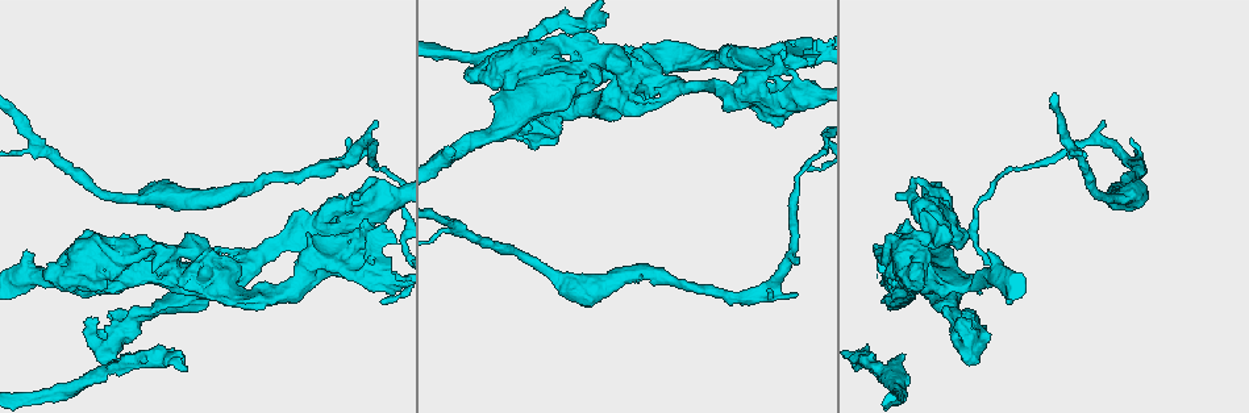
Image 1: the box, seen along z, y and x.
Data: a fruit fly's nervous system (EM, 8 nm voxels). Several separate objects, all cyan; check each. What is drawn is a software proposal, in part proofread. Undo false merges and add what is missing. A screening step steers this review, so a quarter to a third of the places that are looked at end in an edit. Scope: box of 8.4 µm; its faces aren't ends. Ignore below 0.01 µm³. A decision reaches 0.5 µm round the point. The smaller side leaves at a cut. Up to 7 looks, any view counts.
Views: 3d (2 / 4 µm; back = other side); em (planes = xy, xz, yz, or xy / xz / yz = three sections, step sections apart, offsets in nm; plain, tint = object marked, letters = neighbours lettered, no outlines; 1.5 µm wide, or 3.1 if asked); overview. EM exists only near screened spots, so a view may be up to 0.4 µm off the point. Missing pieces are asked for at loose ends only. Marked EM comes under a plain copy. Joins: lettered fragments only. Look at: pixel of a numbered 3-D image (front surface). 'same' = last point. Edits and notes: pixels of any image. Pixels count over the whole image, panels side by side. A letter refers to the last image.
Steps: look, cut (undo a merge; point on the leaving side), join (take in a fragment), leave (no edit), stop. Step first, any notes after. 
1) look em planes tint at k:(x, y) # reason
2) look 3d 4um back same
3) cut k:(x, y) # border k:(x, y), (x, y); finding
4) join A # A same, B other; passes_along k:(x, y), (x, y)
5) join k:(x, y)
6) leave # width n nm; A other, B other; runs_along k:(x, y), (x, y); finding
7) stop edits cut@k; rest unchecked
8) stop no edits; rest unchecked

look em xy step 8 tint at 1:(445, 149) # branch stops here

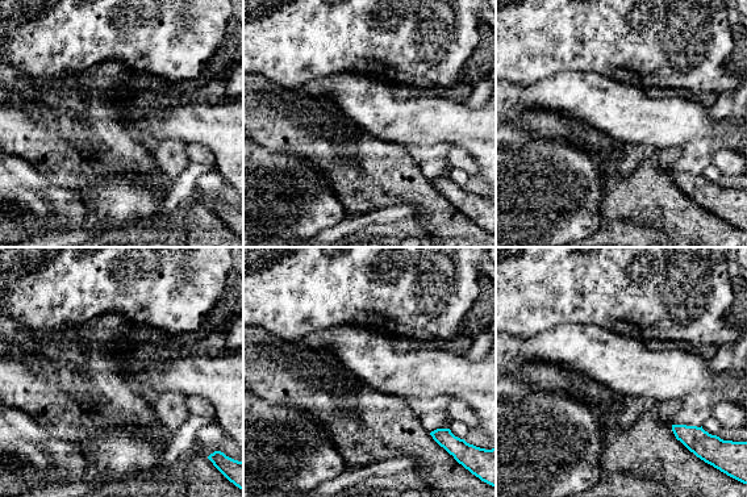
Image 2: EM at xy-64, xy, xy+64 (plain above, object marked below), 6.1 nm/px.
look em planes letters same # another direction

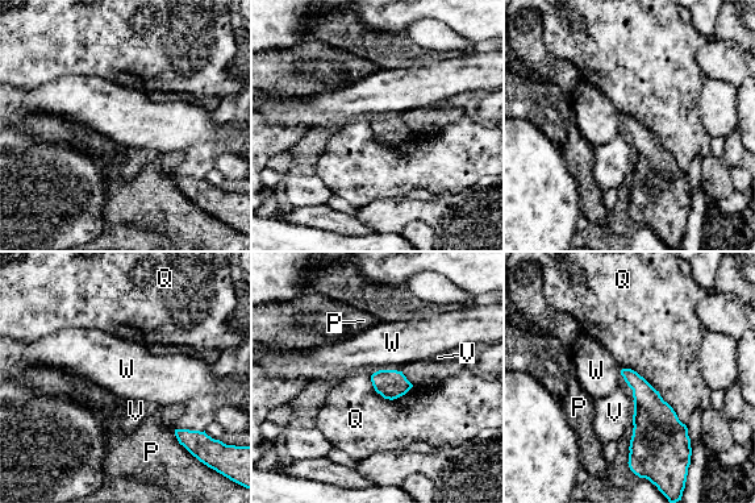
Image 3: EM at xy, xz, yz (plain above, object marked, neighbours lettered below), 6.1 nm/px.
leave # P other, Q other, V other, W other; no lettered fragment goes on from it

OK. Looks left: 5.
look 3d 2um at 1:(890, 371) # sharp bend

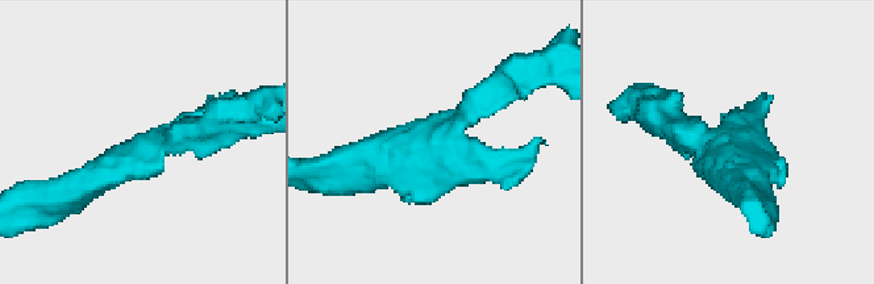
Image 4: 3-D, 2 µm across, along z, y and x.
look em xz step 8 letters at 4:(145, 147)

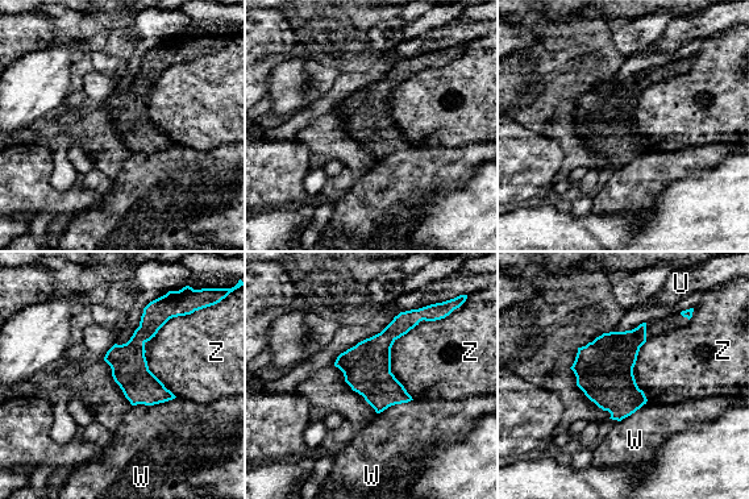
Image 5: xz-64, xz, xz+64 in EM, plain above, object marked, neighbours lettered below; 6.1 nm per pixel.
leave # width 220 nm; longest_contact Z 500 nm; U other, W other, Z other; continuous, no second cell

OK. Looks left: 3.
look 3d 2um at 1:(349, 139) # an open end

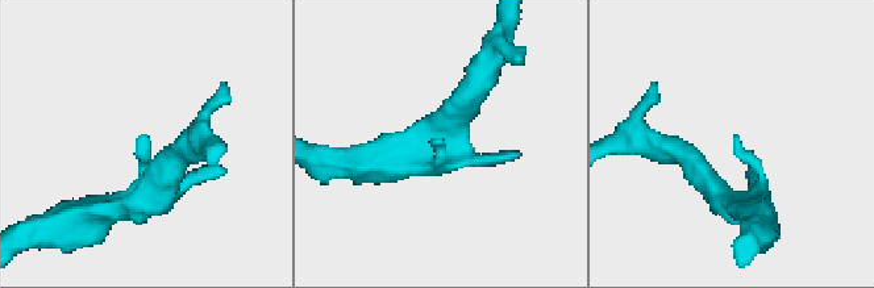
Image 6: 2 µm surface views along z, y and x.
look em planes letters at 6:(734, 136)

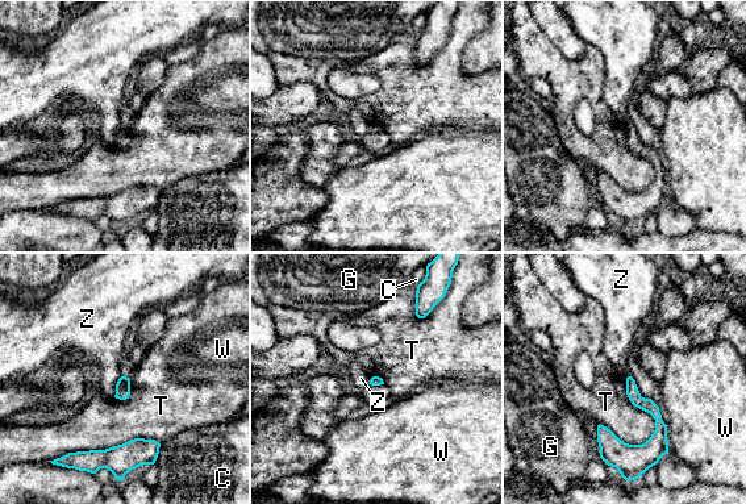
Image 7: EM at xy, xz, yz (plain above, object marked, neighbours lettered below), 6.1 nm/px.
leave # C other, G other, T other, W other, Z other; border 7:(625, 379), (654, 420), (641, 445); none of them fits

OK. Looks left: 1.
stop no edits; rest unchecked

